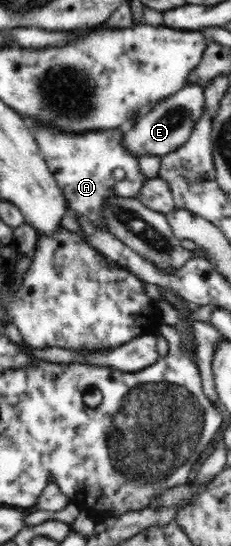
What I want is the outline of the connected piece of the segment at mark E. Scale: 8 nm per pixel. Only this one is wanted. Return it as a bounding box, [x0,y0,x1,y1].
[123,84,205,157]

